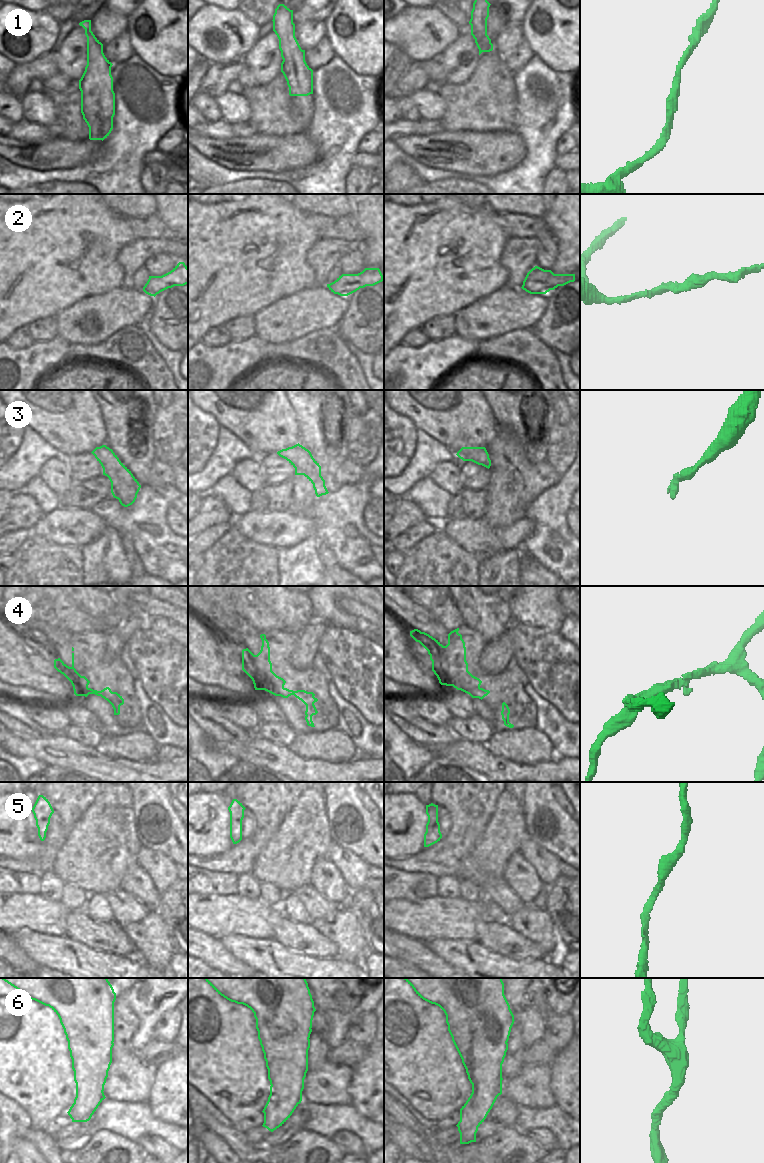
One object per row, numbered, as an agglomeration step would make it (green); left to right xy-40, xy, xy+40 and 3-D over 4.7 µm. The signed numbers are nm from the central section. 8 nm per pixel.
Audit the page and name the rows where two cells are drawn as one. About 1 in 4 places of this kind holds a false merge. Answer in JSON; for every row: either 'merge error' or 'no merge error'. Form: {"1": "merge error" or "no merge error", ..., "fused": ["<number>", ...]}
{"1": "no merge error", "2": "no merge error", "3": "no merge error", "4": "merge error", "5": "no merge error", "6": "no merge error", "fused": ["4"]}

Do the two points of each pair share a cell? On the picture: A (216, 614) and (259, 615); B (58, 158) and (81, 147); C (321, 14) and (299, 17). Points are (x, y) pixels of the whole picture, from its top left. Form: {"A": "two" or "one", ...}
{"A": "two", "B": "one", "C": "one"}

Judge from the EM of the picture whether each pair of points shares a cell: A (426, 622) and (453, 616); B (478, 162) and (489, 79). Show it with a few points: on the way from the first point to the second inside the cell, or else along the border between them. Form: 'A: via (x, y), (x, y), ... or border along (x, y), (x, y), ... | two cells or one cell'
A: border along (419, 604), (425, 607), (450, 631) | two cells
B: border along (458, 131), (506, 131) | two cells

